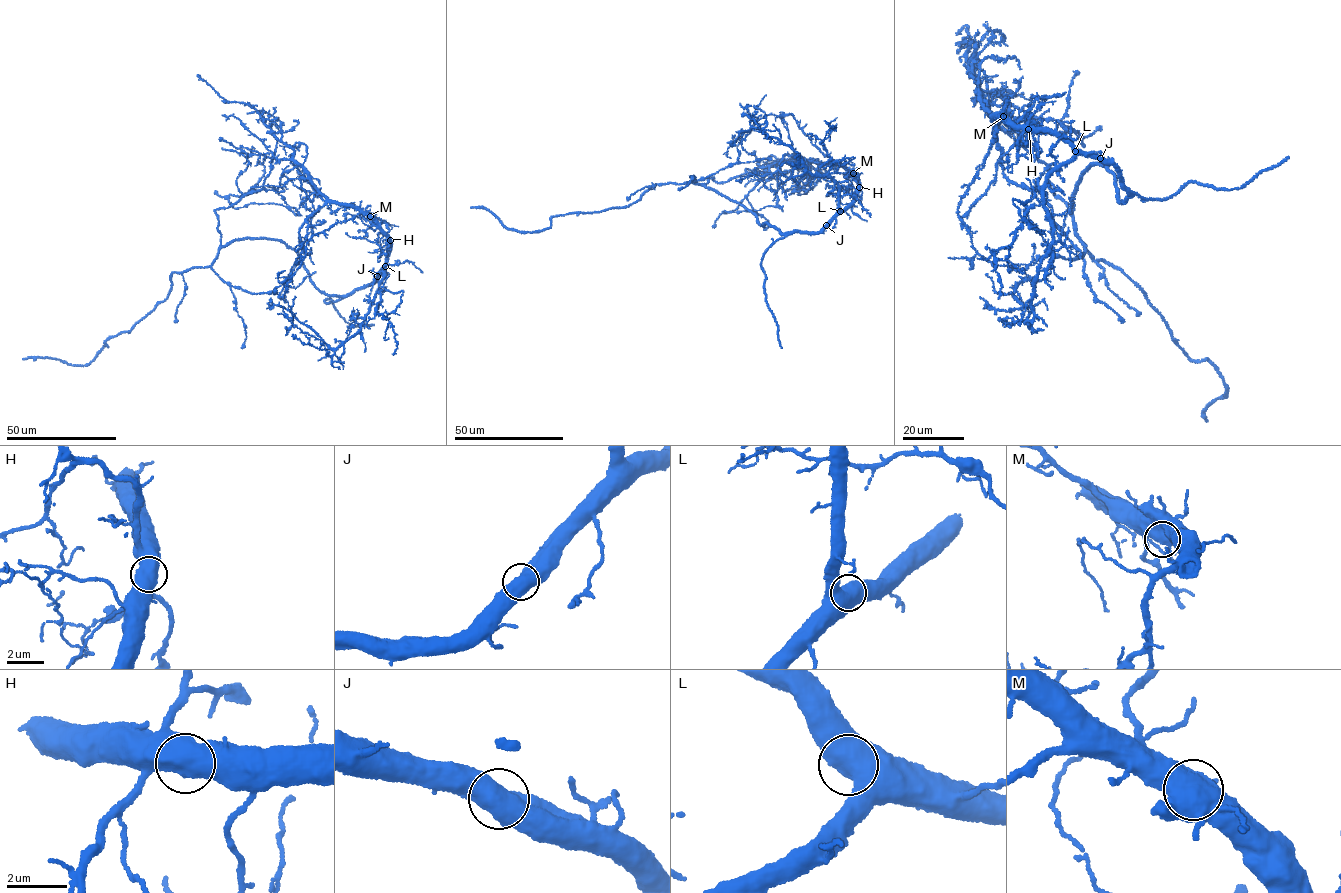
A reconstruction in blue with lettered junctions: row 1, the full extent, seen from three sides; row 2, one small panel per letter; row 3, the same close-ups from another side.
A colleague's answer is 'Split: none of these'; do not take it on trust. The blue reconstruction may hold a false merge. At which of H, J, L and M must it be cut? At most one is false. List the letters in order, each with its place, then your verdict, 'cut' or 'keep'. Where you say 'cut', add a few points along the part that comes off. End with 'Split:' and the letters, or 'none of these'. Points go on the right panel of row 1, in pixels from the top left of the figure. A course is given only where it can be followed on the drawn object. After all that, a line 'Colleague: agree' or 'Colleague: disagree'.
H: (1028, 129) | keep
J: (1100, 158) | keep
L: (1075, 151) | keep
M: (1003, 116) | keep
Split: none of these
Colleague: agree

